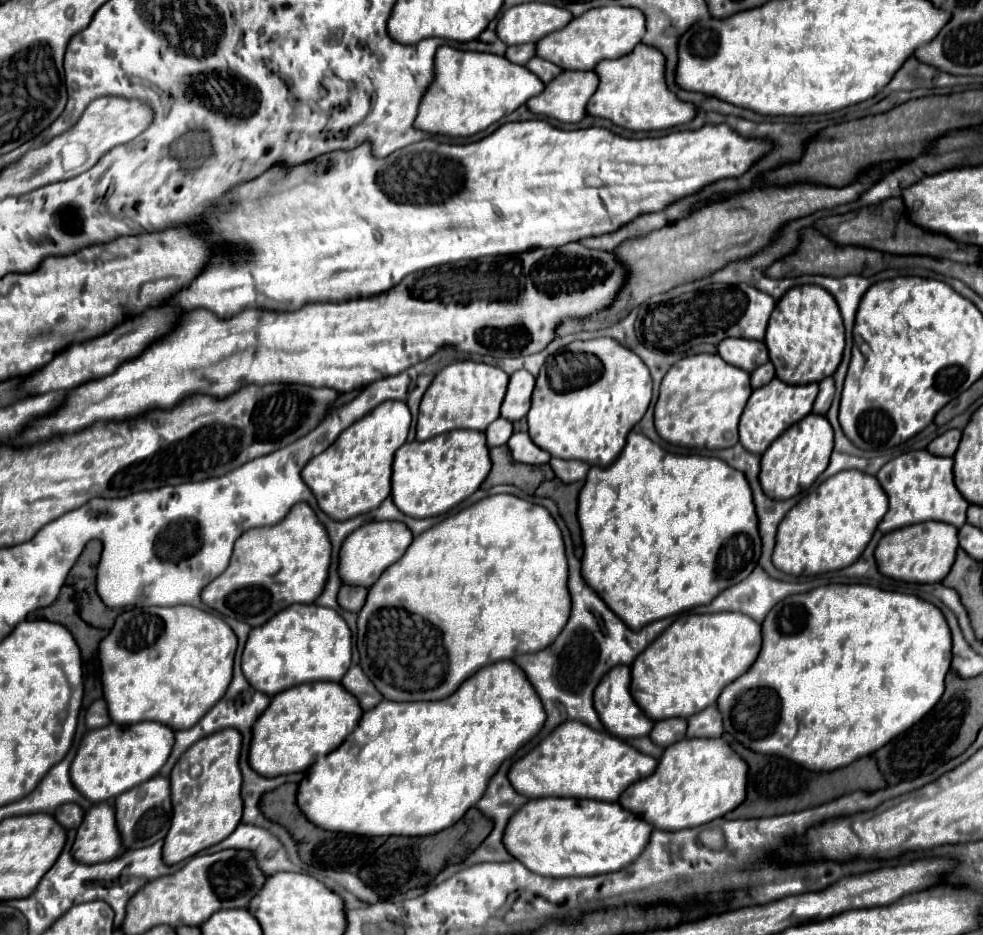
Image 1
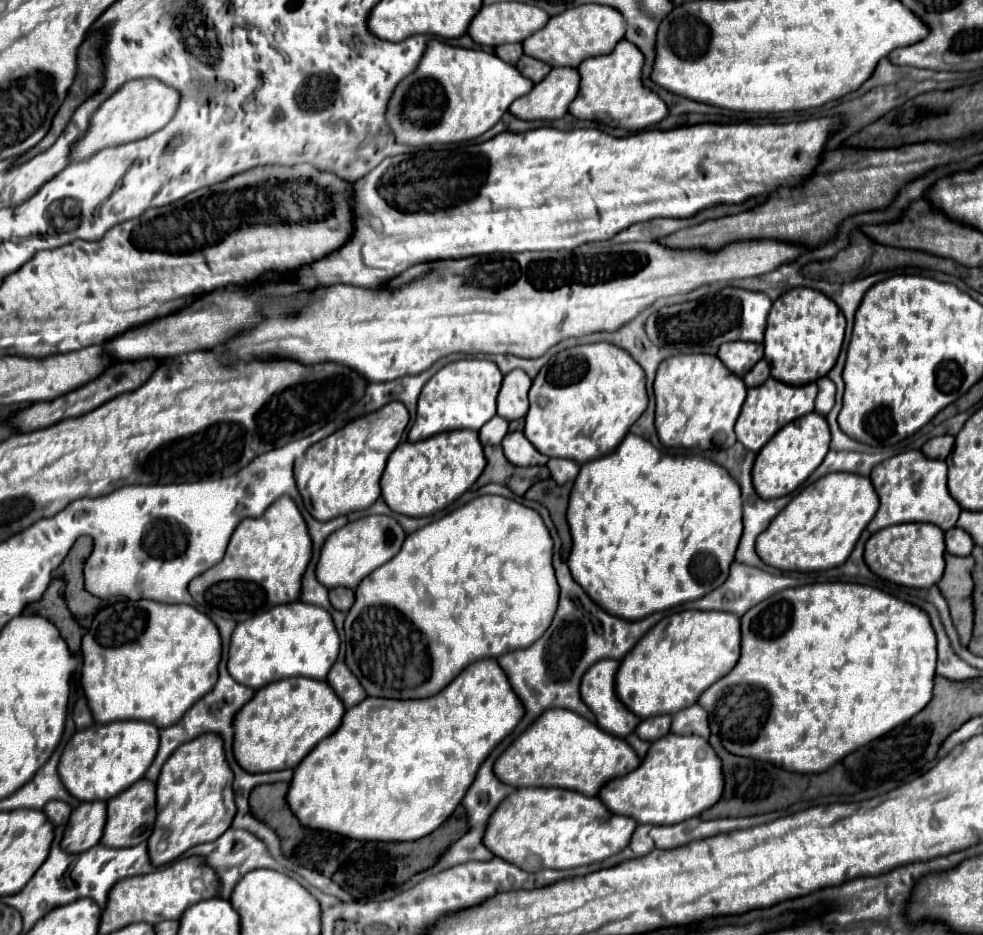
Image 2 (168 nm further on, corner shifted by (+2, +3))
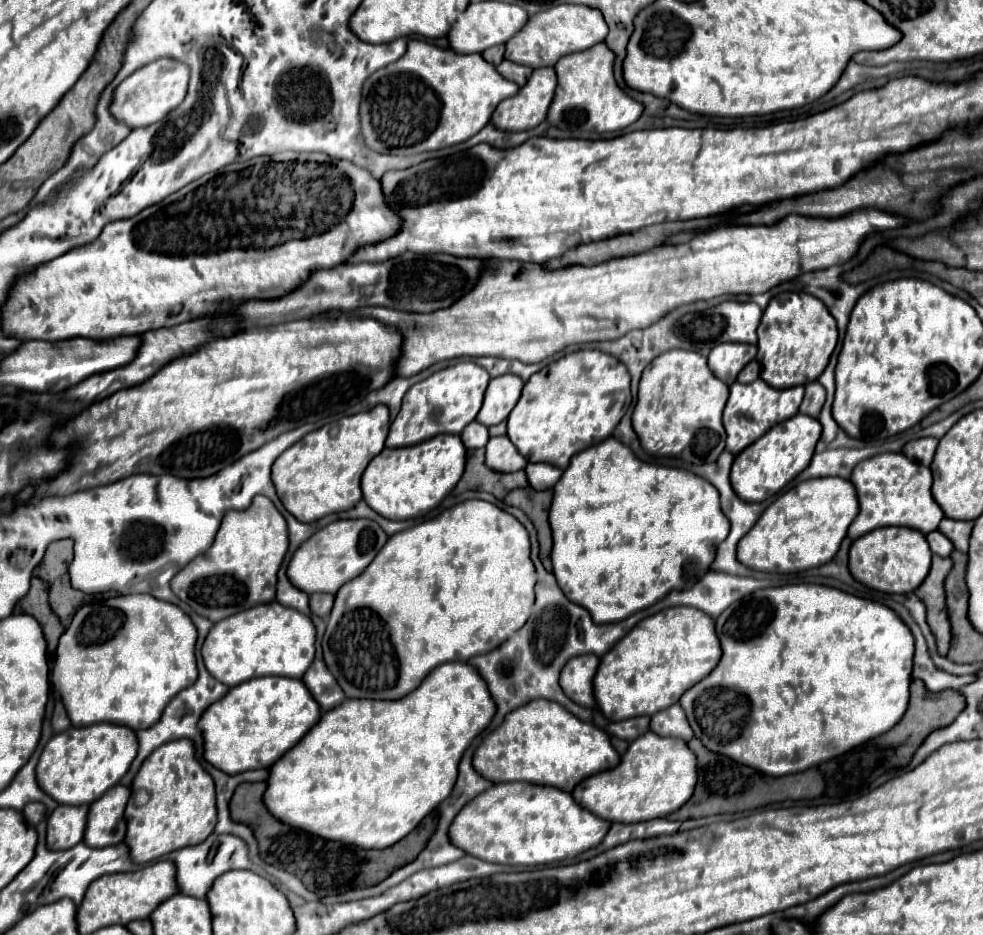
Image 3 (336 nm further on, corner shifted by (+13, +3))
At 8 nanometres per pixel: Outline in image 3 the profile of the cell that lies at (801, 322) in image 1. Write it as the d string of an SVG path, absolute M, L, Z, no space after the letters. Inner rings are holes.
M779 293L763 311L759 329L759 353L761 379L773 389L785 389L795 385L807 385L815 381L827 367L831 353L837 347L837 323L823 301L807 293Z

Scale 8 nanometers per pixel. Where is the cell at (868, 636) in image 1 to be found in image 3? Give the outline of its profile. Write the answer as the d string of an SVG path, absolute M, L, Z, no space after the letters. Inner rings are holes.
M823 585L769 587L729 605L715 619L715 629L723 651L721 661L709 677L687 689L679 703L695 737L709 751L727 755L763 775L783 777L839 757L889 731L907 709L913 635L881 603Z

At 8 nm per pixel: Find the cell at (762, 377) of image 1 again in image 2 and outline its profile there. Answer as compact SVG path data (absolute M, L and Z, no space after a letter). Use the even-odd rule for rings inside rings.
M762 359L744 375L744 383L748 387L756 387L756 385L762 385L768 377L770 377L770 363L766 359Z

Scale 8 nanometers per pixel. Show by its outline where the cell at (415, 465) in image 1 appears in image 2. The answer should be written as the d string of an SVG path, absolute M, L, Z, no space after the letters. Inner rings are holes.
M444 431L418 443L400 443L388 457L382 475L382 497L394 513L408 517L424 517L466 493L486 467L486 457L478 439L478 431Z

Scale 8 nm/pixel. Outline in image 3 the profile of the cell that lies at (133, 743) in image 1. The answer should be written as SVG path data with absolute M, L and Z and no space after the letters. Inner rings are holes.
M113 723L71 727L57 733L45 745L35 775L39 787L61 805L89 805L107 789L115 787L137 755L137 735L133 729Z

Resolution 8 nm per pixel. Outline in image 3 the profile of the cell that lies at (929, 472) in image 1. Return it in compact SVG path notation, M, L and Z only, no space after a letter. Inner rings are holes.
M881 453L861 461L851 475L851 483L857 491L859 501L859 515L849 525L847 537L857 539L873 529L879 527L911 527L921 531L923 535L937 529L939 521L943 519L943 511L933 501L931 495L931 471L929 467L917 465L915 461L907 459L903 453Z

